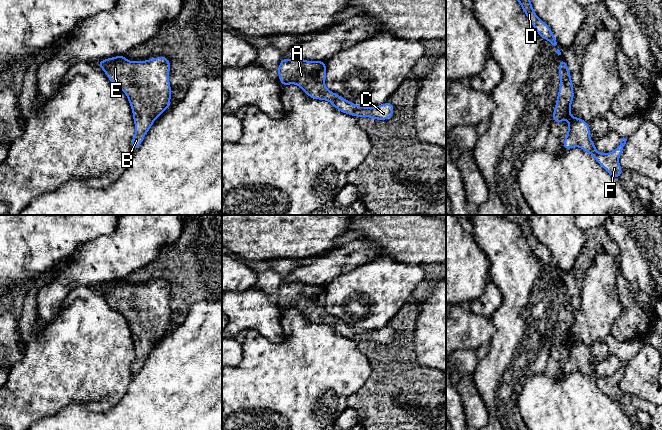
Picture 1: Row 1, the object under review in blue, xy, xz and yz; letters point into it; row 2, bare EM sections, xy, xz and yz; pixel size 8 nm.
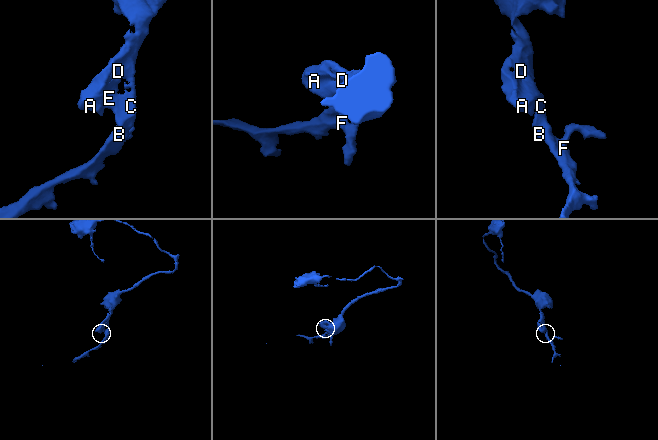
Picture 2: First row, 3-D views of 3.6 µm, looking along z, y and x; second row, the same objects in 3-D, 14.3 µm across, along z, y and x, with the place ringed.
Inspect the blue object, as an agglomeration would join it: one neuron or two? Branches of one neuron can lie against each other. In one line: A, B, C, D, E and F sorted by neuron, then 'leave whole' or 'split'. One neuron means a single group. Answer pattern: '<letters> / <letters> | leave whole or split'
A B C D E F | leave whole

